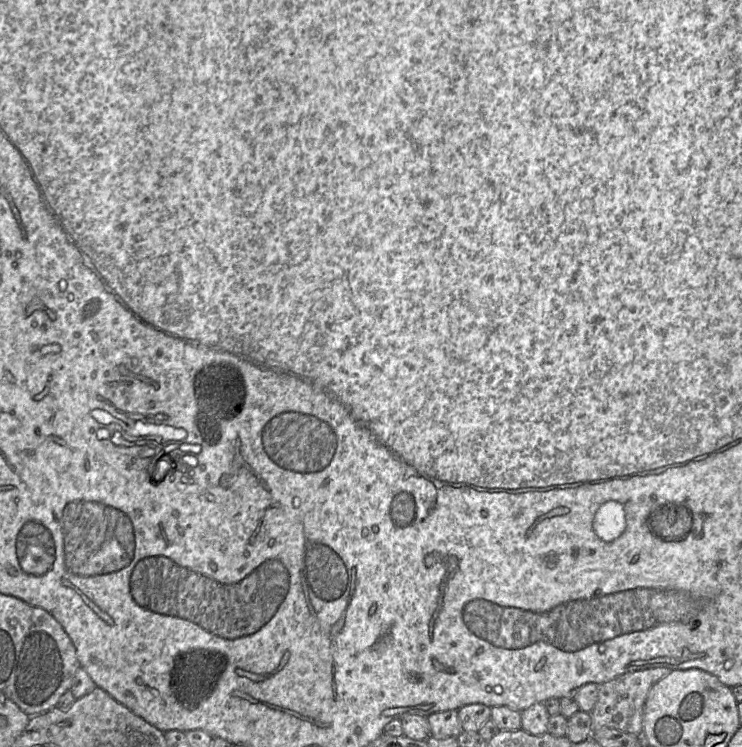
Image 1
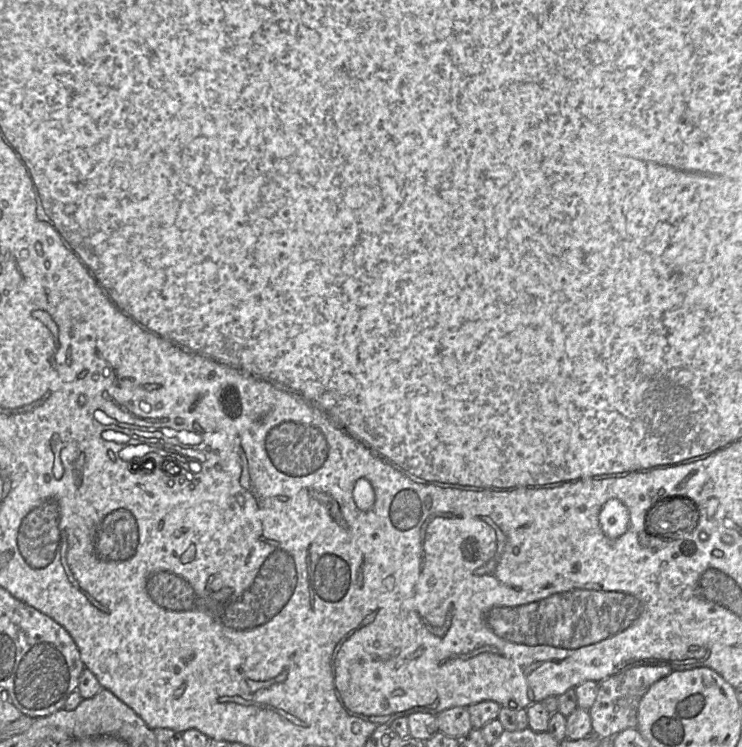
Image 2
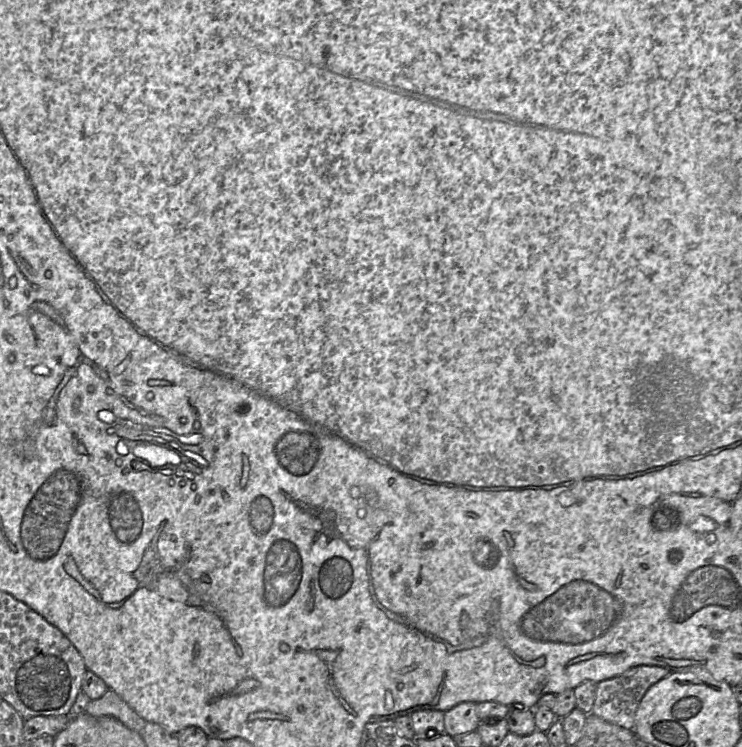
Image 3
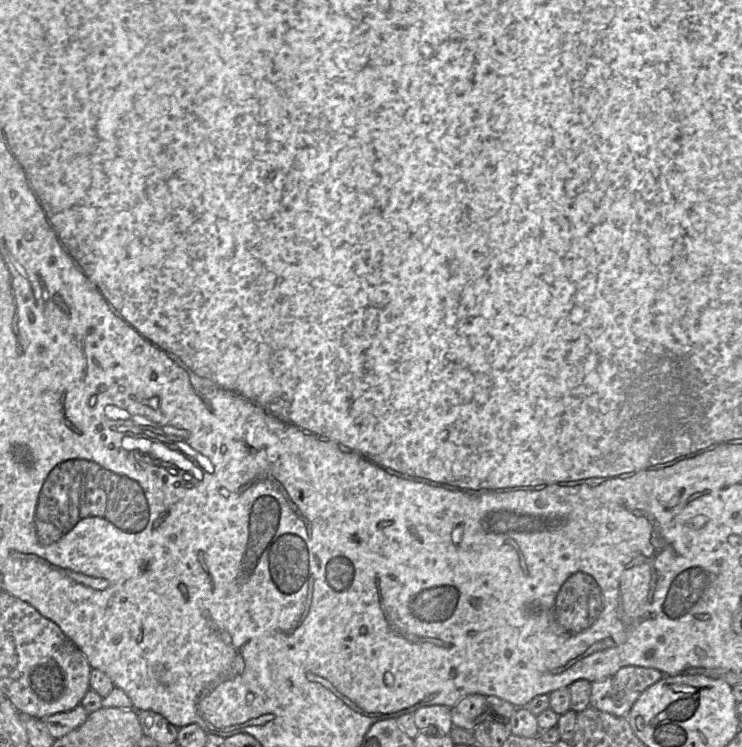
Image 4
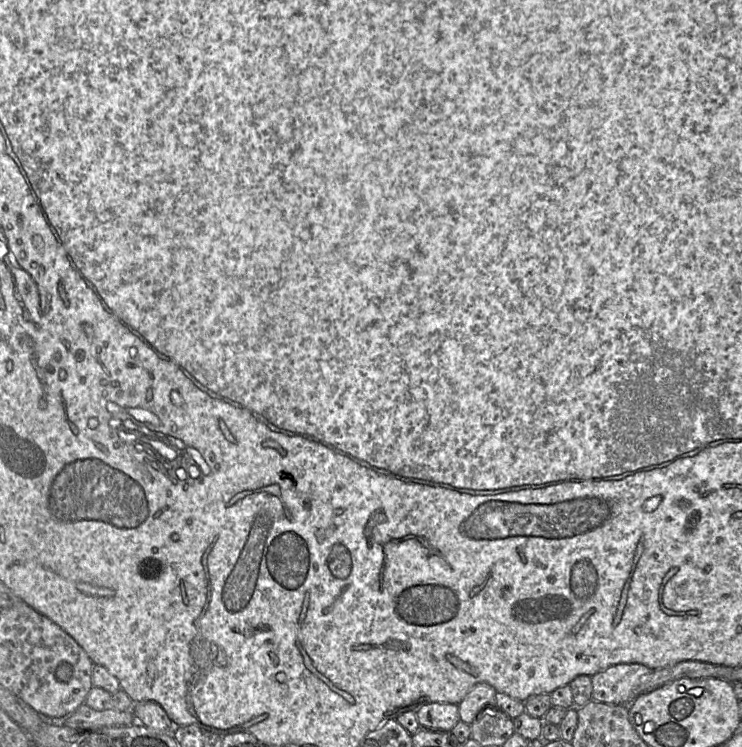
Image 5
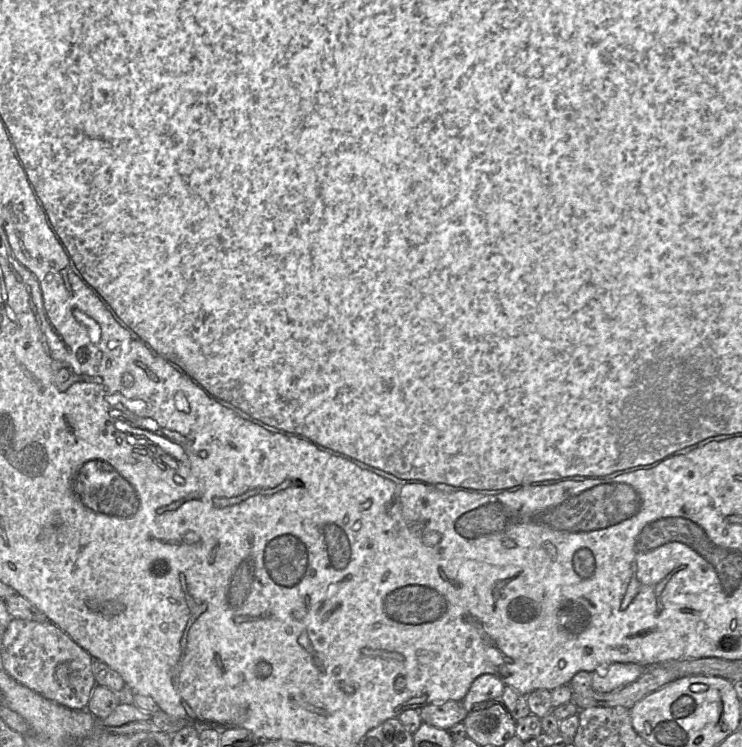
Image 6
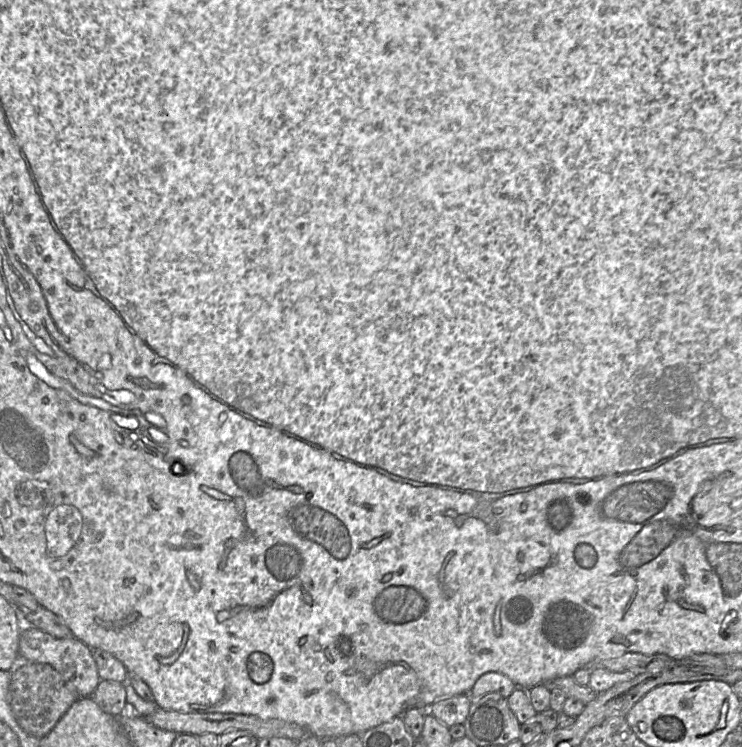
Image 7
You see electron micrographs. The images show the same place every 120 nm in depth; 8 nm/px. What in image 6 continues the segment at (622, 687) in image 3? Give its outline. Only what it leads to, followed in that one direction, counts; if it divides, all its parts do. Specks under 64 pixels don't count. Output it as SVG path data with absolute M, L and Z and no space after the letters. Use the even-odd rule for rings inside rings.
M613 663L592 672L591 687L599 693L609 693L636 681L646 667L634 663Z

